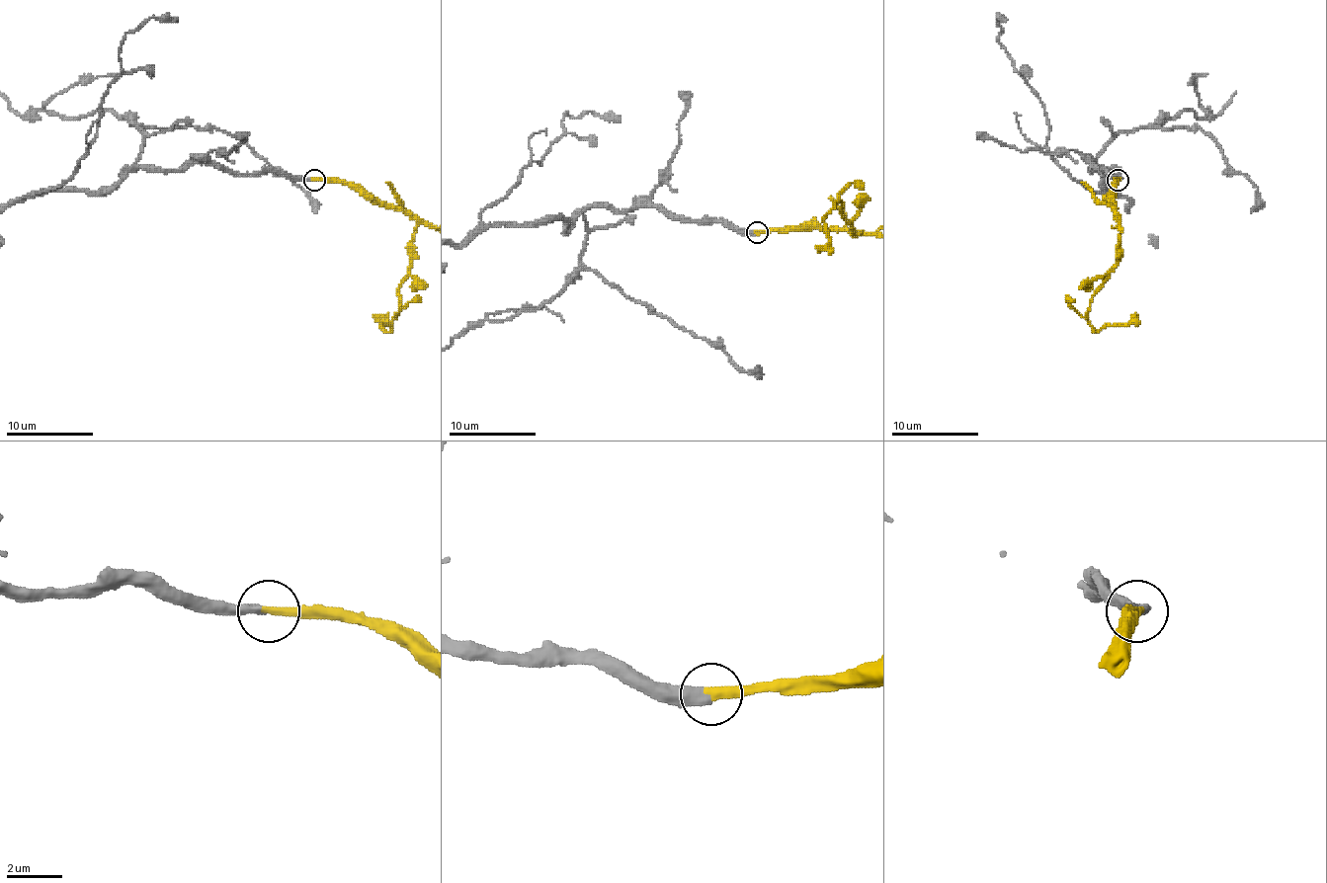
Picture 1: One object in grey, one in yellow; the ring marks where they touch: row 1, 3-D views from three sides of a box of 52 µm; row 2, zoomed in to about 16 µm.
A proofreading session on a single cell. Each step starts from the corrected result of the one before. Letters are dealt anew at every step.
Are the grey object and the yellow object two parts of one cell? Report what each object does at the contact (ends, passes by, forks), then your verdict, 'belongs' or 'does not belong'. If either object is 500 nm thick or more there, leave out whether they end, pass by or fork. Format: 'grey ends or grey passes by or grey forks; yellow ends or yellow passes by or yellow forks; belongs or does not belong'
grey ends; yellow ends; belongs

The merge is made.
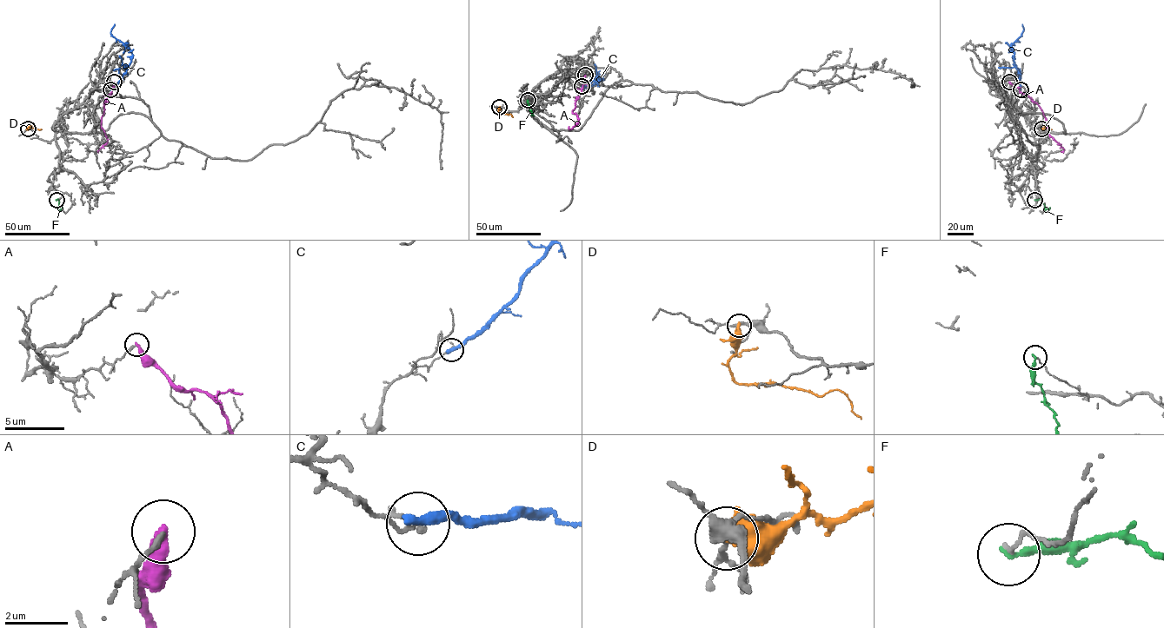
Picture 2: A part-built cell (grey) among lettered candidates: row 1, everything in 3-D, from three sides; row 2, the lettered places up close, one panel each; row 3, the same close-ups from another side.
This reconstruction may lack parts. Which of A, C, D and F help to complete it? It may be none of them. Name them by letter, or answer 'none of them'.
none of them

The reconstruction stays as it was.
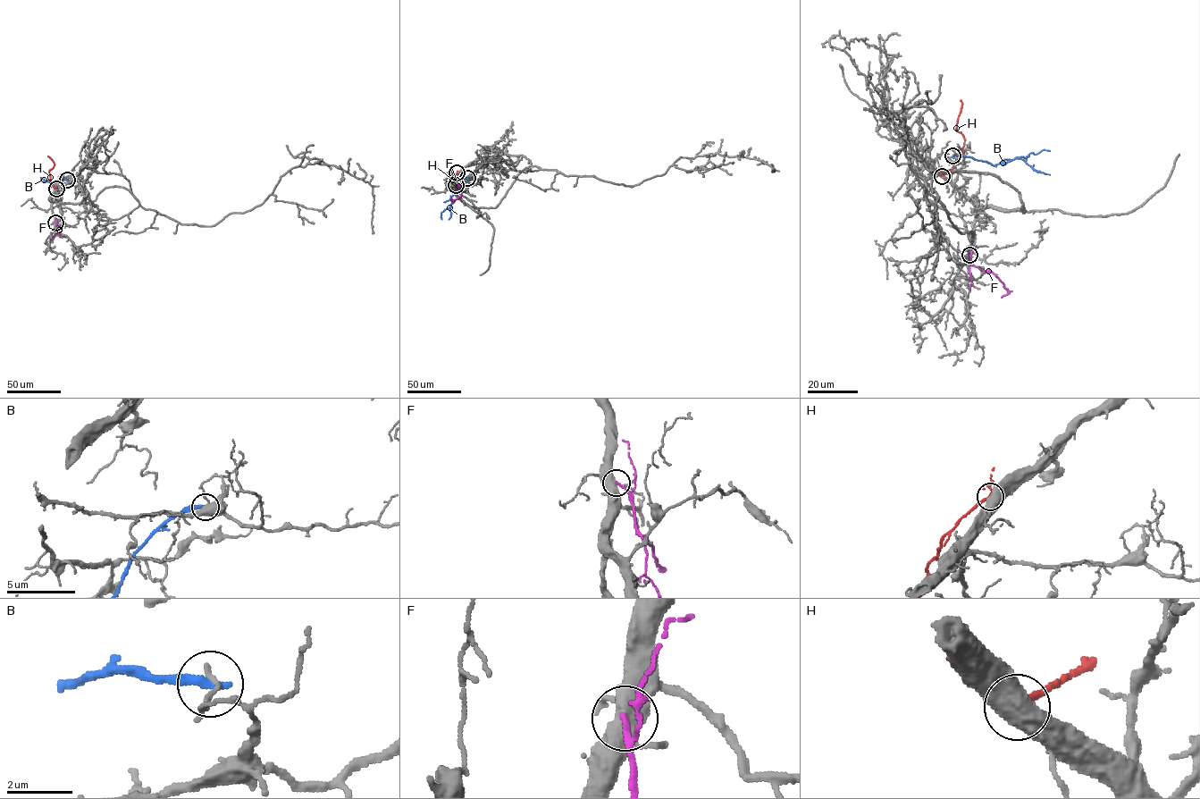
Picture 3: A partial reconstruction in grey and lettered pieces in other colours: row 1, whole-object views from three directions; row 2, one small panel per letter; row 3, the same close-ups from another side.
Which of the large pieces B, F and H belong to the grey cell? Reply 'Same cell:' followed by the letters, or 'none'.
Same cell: none

